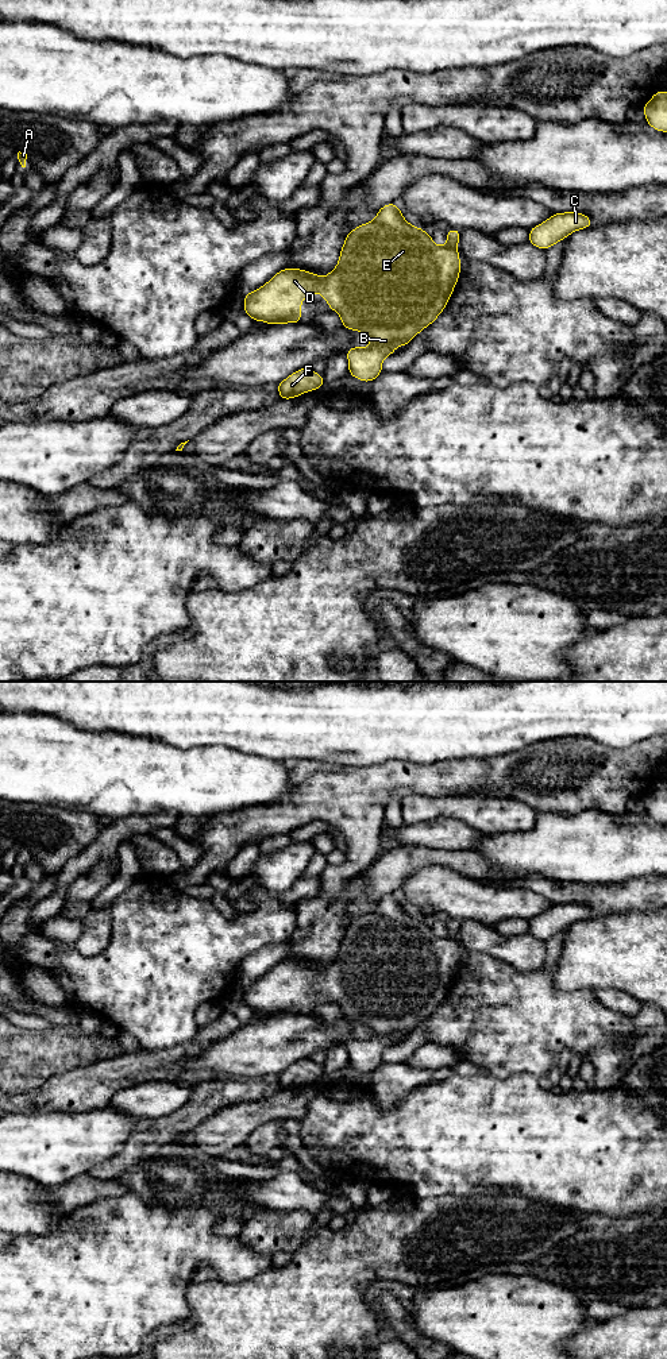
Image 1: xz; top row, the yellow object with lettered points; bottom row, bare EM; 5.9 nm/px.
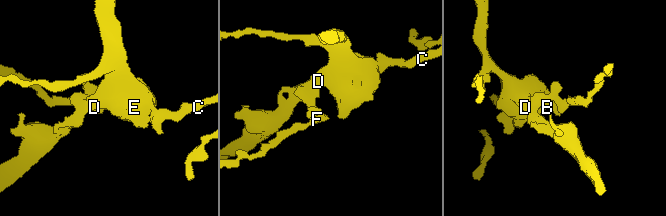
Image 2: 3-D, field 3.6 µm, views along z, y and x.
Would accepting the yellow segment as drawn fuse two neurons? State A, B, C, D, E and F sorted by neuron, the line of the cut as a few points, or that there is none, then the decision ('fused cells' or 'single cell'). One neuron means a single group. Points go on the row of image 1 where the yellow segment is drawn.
A B C D E F | no cut | single cell

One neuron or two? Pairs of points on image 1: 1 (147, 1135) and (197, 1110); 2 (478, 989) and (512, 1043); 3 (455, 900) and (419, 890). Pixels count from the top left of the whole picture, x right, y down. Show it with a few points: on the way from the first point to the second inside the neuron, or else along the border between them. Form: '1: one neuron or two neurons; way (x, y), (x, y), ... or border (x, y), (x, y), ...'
1: one neuron; way (159, 1131), (185, 1119)
2: one neuron; way (489, 1003), (492, 1011), (511, 1030)
3: one neuron; way (446, 891), (428, 890)

